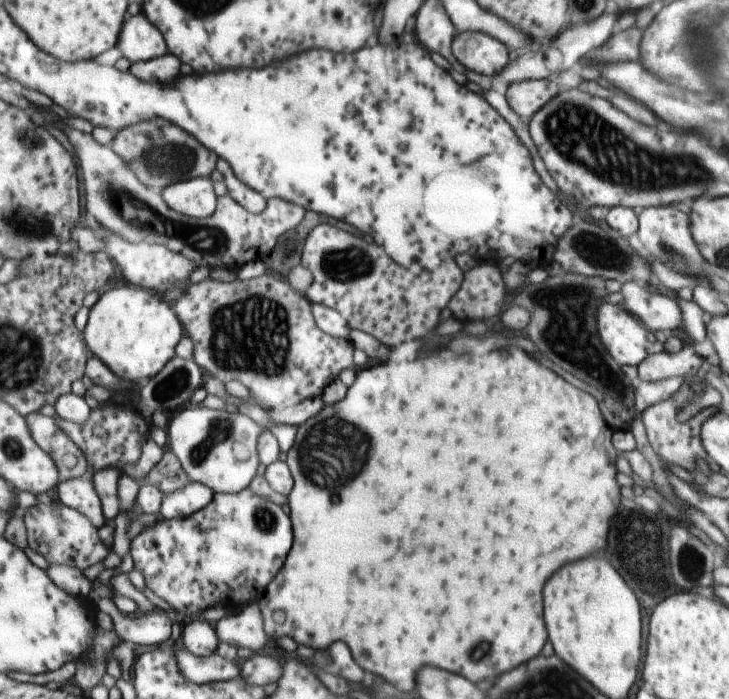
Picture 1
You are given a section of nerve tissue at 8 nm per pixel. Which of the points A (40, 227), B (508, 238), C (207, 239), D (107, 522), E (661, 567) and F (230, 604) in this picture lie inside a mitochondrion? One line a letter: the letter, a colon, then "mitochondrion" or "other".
A: mitochondrion
B: other
C: mitochondrion
D: other
E: mitochondrion
F: other

